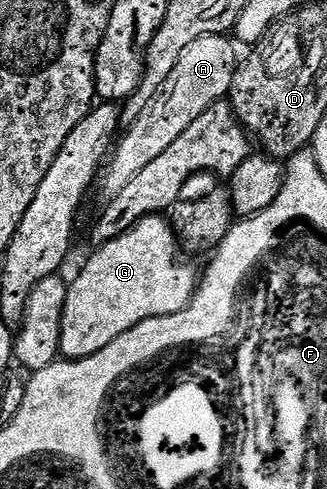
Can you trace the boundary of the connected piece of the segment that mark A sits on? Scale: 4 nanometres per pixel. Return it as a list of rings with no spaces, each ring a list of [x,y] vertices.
[[[207,35],[198,37],[198,41],[186,45],[186,49],[182,49],[174,69],[170,69],[170,77],[166,77],[166,85],[162,85],[162,89],[158,89],[158,93],[154,97],[154,101],[150,101],[150,105],[146,105],[146,109],[142,109],[138,121],[127,124],[126,130],[119,136],[98,183],[101,200],[107,201],[118,197],[118,193],[122,193],[122,189],[126,189],[126,185],[130,185],[130,181],[134,181],[134,177],[138,177],[138,173],[142,173],[142,169],[146,169],[146,165],[150,165],[150,161],[156,160],[165,149],[170,149],[170,145],[174,145],[174,141],[178,141],[178,137],[182,137],[182,133],[186,133],[186,129],[190,129],[190,125],[194,125],[194,121],[198,121],[198,117],[202,117],[202,113],[206,113],[206,109],[210,109],[210,105],[229,98],[238,62],[235,46],[237,47],[237,44],[228,35]]]

